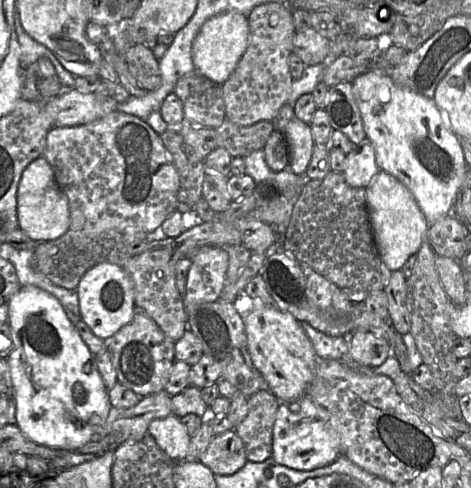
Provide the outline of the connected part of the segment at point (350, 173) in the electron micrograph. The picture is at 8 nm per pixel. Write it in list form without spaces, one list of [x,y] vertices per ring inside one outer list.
[[[367,138],[346,155],[343,174],[351,187],[367,188],[379,171],[374,146]]]

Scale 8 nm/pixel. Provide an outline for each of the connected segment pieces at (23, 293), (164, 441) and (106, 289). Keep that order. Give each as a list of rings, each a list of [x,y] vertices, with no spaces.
[[[33,285],[21,286],[9,304],[14,348],[7,362],[16,392],[16,425],[34,443],[76,452],[106,424],[112,405],[91,353],[61,303]]]
[[[170,415],[153,420],[148,427],[148,434],[172,460],[185,461],[191,437],[178,417]]]
[[[101,263],[88,270],[76,289],[82,320],[103,340],[128,324],[134,314],[134,284],[127,271],[117,265]]]

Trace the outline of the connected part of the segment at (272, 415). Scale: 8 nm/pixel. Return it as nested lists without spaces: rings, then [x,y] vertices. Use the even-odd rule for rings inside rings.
[[[260,390],[249,397],[248,412],[235,432],[243,443],[250,462],[272,457],[272,433],[280,401],[269,391]]]

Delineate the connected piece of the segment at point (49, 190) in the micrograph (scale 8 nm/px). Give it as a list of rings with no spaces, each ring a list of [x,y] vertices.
[[[43,156],[32,161],[22,173],[17,192],[17,215],[18,227],[35,241],[53,241],[69,230],[70,210],[67,196],[58,186],[53,169]]]

